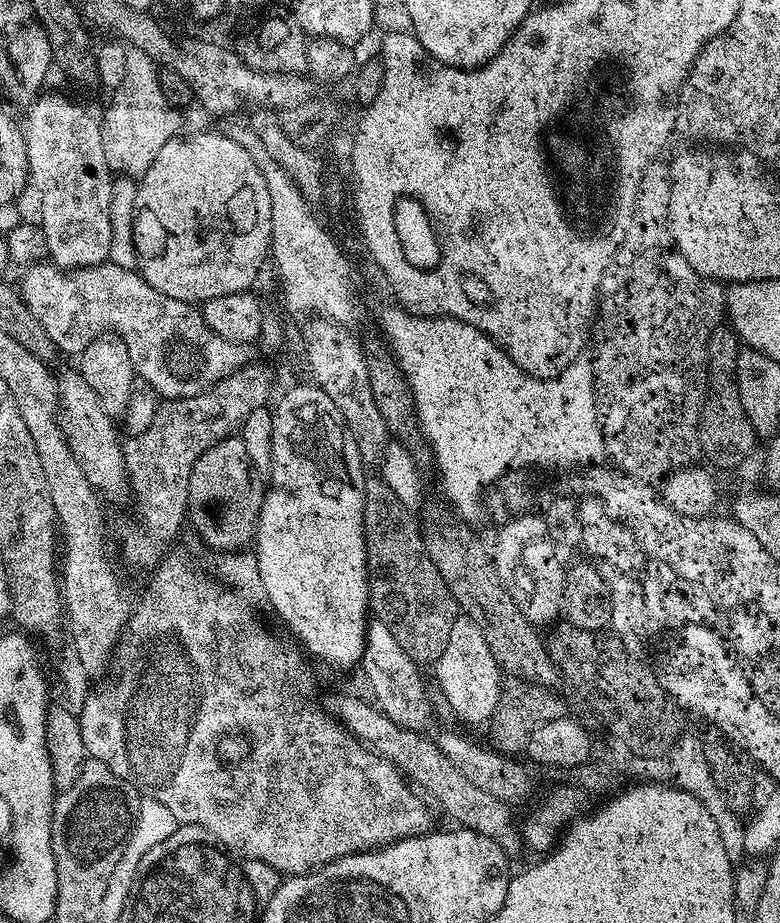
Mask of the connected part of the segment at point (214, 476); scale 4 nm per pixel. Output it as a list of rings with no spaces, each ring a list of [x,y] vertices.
[[[238,434],[210,446],[210,450],[203,452],[190,468],[186,520],[200,535],[201,542],[217,554],[247,549],[255,541],[256,523],[264,501],[264,492],[256,485],[256,479],[250,454],[246,454],[246,442]]]

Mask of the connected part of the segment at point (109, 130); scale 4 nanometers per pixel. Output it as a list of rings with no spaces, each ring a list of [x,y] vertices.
[[[140,50],[136,60],[127,62],[121,85],[111,91],[110,104],[101,117],[103,150],[107,166],[115,175],[139,178],[144,176],[162,146],[181,133],[182,116],[170,106],[158,80],[155,60]]]

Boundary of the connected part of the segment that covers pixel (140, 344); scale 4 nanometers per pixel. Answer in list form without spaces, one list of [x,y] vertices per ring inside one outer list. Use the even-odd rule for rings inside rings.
[[[37,262],[23,269],[20,284],[18,283],[18,291],[20,297],[26,302],[26,306],[30,310],[30,314],[34,314],[34,318],[38,318],[38,322],[42,322],[42,330],[46,330],[46,334],[50,334],[50,342],[54,342],[54,346],[61,353],[72,352],[79,354],[86,346],[90,346],[90,342],[105,334],[115,334],[119,340],[126,346],[126,350],[130,354],[130,362],[139,379],[147,382],[156,392],[156,395],[164,400],[185,400],[187,396],[196,396],[199,392],[205,392],[212,385],[217,384],[219,380],[224,380],[234,370],[238,370],[245,363],[244,357],[245,345],[240,342],[223,340],[216,332],[211,332],[208,325],[203,323],[198,315],[197,309],[193,305],[182,302],[178,298],[166,298],[166,294],[162,294],[158,290],[154,290],[154,286],[150,286],[140,277],[139,271],[133,269],[124,269],[122,266],[114,265],[109,262],[103,264],[95,264],[89,268],[78,268],[75,270],[65,270],[57,268],[51,262]]]

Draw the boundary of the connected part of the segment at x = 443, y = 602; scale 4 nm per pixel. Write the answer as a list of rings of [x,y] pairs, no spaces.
[[[372,476],[362,484],[364,490],[364,550],[368,563],[368,607],[371,615],[390,634],[394,634],[394,642],[410,654],[417,665],[435,665],[439,655],[446,649],[447,639],[450,638],[450,628],[457,618],[456,599],[450,594],[442,574],[438,574],[438,566],[429,558],[424,549],[424,537],[421,529],[412,525],[408,517],[409,509],[400,503],[393,485],[378,477]]]

